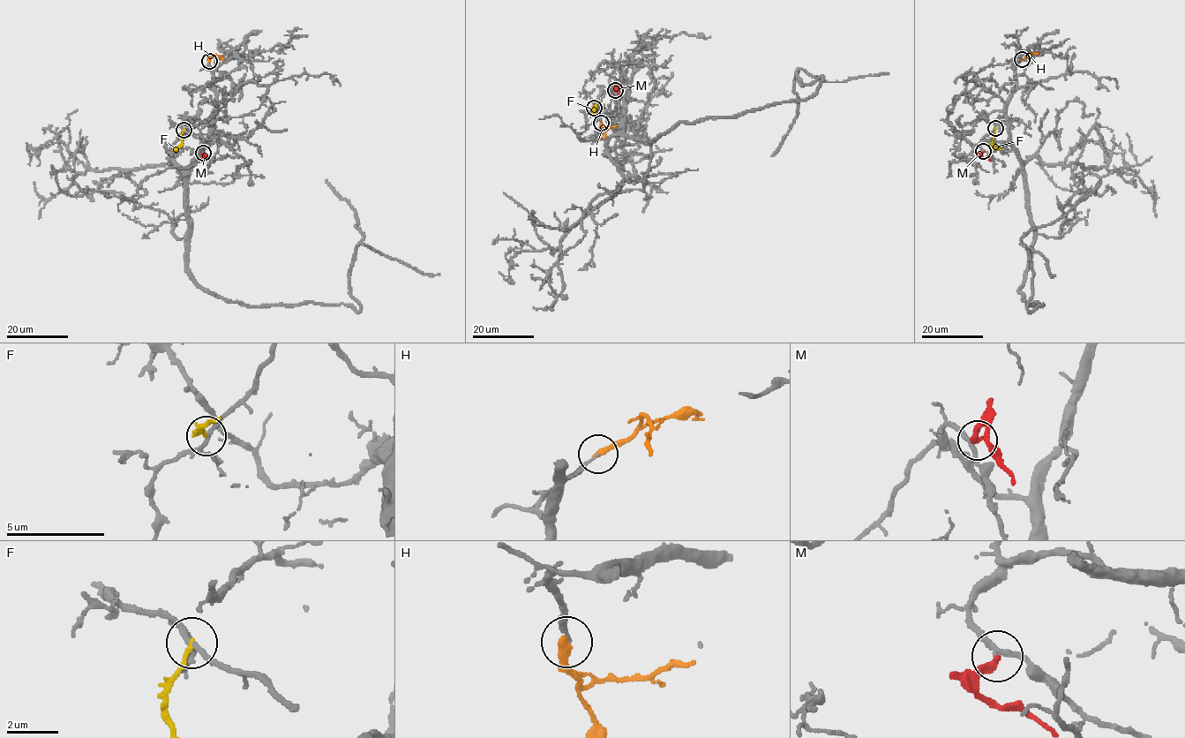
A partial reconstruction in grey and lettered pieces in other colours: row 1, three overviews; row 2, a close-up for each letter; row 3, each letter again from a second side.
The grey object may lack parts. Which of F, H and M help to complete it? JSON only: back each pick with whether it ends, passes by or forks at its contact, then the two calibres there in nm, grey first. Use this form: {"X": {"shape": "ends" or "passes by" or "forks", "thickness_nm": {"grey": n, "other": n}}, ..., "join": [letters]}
{"H": {"shape": "ends", "thickness_nm": {"grey": 140, "other": 360}}, "join": ["H"]}

